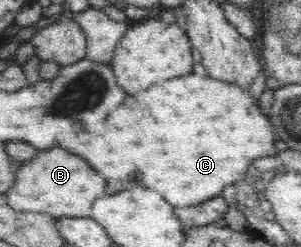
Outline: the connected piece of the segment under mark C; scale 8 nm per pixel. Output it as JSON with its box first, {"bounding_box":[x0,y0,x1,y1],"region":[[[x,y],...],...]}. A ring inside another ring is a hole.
{"bounding_box":[65,75,279,209],"region":[[[185,75],[161,83],[163,85],[153,85],[149,91],[129,97],[129,103],[113,113],[103,135],[77,135],[73,143],[65,147],[67,151],[77,151],[83,159],[89,159],[89,163],[109,179],[109,193],[141,185],[165,195],[175,209],[187,208],[222,195],[221,189],[239,181],[251,161],[279,154],[273,147],[275,137],[269,117],[261,113],[255,99],[240,85],[199,75]]]}

